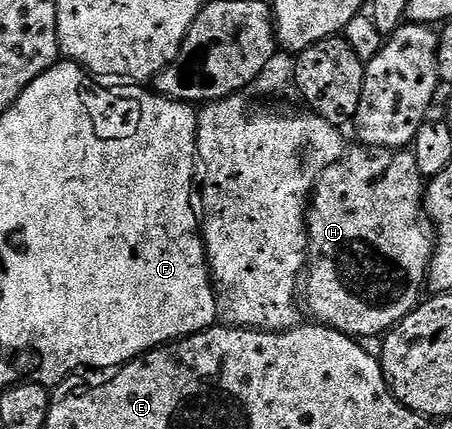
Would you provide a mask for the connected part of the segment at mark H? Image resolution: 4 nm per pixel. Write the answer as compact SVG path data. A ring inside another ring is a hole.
M349 146L337 163L330 165L320 174L320 180L316 182L316 188L312 191L308 205L308 261L306 274L302 279L302 303L307 314L309 311L312 314L309 316L315 322L325 327L332 327L335 331L341 331L344 335L350 335L357 341L368 341L364 339L370 338L371 335L380 337L391 331L414 308L419 307L425 298L432 250L436 248L436 229L424 210L426 180L418 173L418 161L414 161L411 150L391 151L385 147L355 146Z

